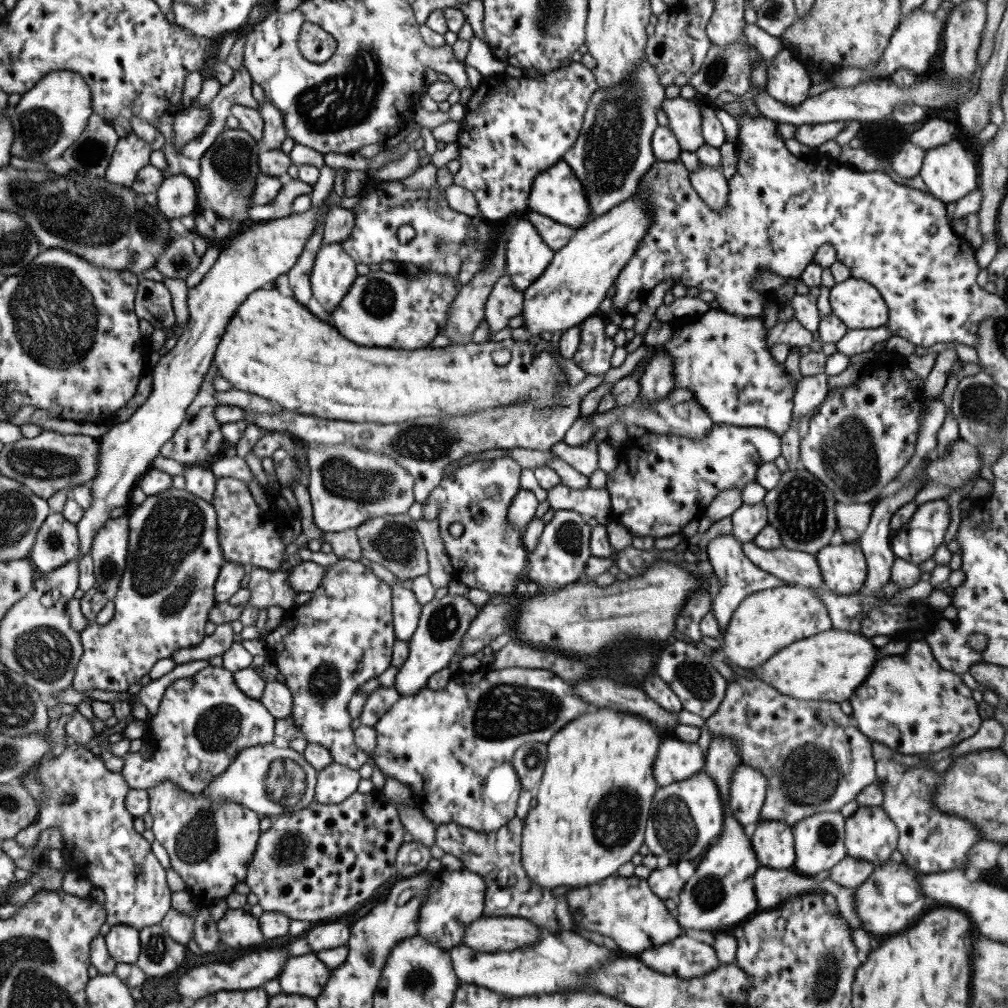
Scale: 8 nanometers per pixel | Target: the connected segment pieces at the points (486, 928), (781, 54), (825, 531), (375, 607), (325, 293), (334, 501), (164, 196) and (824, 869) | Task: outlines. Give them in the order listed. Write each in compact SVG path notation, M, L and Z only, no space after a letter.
M481 915L463 931L461 945L477 953L513 951L535 943L539 927L527 919Z
M789 49L778 51L768 62L764 92L787 106L794 107L809 97L809 74Z
M805 469L782 472L777 485L766 491L762 504L766 509L768 525L779 532L781 546L789 550L814 555L829 544L830 537L837 529L833 511L835 502L829 496L829 490Z
M339 559L325 568L319 588L311 592L307 601L286 612L280 624L265 636L264 644L270 659L283 676L285 686L291 691L289 717L300 729L301 738L309 744L324 746L333 763L358 770L369 755L354 743L351 717L346 708L355 689L370 678L377 679L390 665L392 646L396 641L392 632L391 589L358 561Z
M337 242L319 246L309 275L310 292L323 312L337 308L357 276L356 264Z
M337 444L327 447L307 447L305 456L309 467L306 490L312 507L312 522L323 533L356 529L363 522L373 518L403 515L414 502L413 477L387 455L371 450L363 451L355 445Z
M181 173L165 177L155 194L158 210L169 220L180 219L197 210L196 186Z
M840 811L820 812L797 821L792 827L794 842L794 869L801 876L814 876L822 881L829 870L845 858L843 846L844 818Z

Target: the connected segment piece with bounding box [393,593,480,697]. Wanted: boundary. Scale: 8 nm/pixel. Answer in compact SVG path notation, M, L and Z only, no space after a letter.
M449 593L439 599L433 597L431 601L421 605L416 630L408 640L407 658L399 665L393 683L400 697L413 696L421 688L425 688L432 674L447 666L455 651L459 650L459 643L463 642L463 634L479 609L466 596Z

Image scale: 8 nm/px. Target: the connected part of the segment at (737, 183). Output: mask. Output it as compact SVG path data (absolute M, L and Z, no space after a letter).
M744 111L743 115L741 115L741 121L739 121L738 136L736 139L737 165L735 166L734 174L726 182L728 188L727 200L725 200L725 206L721 206L721 210L711 210L697 196L695 189L690 185L690 181L688 180L688 172L681 162L655 162L641 176L636 190L639 191L637 195L641 195L645 199L645 203L647 203L647 211L651 215L651 226L647 228L643 240L639 242L639 246L635 248L635 252L633 252L631 258L627 260L627 264L621 268L621 272L615 278L615 294L611 300L614 310L621 313L627 302L635 299L644 299L659 281L671 279L673 280L673 284L680 282L687 289L695 287L700 291L711 291L715 295L713 302L715 308L721 308L729 314L747 318L763 318L765 316L763 312L764 305L771 300L771 295L761 295L750 288L758 272L769 271L777 274L779 277L797 278L807 264L812 262L816 248L822 244L829 243L835 249L836 260L849 268L851 277L863 279L880 293L888 308L888 320L885 326L891 332L891 335L901 336L901 338L905 338L905 340L908 340L914 346L928 348L929 346L933 346L933 344L937 344L937 342L953 341L975 348L975 345L977 345L979 323L983 322L983 319L987 317L991 317L997 321L1000 320L1000 317L1005 312L1005 302L1001 297L995 294L988 294L975 284L976 272L979 270L974 257L975 250L967 244L967 241L962 236L957 235L951 228L950 223L947 222L945 218L945 203L937 200L931 194L908 187L907 185L898 184L891 180L885 172L879 172L879 170L873 172L856 170L855 172L851 172L851 170L845 170L845 166L843 168L835 168L835 170L823 170L823 172L801 170L801 161L787 151L783 142L784 138L781 138L781 135L777 132L777 121L763 117L761 114L753 117L753 115L749 115L747 111Z

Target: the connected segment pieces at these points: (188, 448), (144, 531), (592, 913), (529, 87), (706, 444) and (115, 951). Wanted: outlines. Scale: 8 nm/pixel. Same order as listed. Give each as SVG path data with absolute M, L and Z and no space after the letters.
M211 363L209 370L207 370L203 378L203 382L199 386L199 390L197 390L197 394L195 394L195 398L191 400L186 408L183 422L179 424L173 436L161 446L159 455L173 459L184 466L205 465L207 461L217 456L223 436L221 436L221 422L217 422L215 416L213 416L215 407L221 405L219 400L215 400L215 396L213 396L215 390L213 390L211 384L211 380L216 374L217 370L215 370L215 366Z
M167 488L147 496L139 505L128 507L128 542L126 564L117 592L111 600L114 613L105 625L84 629L80 634L83 648L77 663L71 689L95 689L126 692L130 684L148 674L159 659L171 656L179 648L193 648L206 636L205 624L211 607L216 604L213 585L222 564L216 528L216 512L210 502L201 500L185 490Z
M611 875L596 883L573 888L564 896L567 909L571 913L573 931L595 931L613 940L617 948L625 952L641 952L665 944L682 934L677 920L665 909L663 900L651 892L646 879L635 875Z
M571 62L569 65L558 68L558 70L536 76L535 78L522 77L517 80L500 74L492 77L483 77L481 84L472 89L473 93L463 106L464 116L461 120L459 134L456 140L456 144L459 146L459 153L454 156L459 161L459 169L452 175L452 182L473 193L473 197L477 201L480 218L500 224L501 219L505 218L508 214L520 213L522 215L527 210L527 195L529 195L529 189L531 189L531 181L547 167L562 161L565 152L575 143L575 138L577 138L579 128L581 128L583 114L587 108L587 102L589 102L591 96L598 90L598 87L591 71L587 70L580 62Z
M713 424L703 440L691 440L677 435L657 435L648 432L629 440L617 466L606 473L605 496L610 499L611 519L627 529L634 537L661 539L681 532L691 518L701 518L706 505L719 492L737 488L755 481L755 469L780 455L780 436L767 428L738 427L731 424Z
M113 924L104 935L112 962L133 964L139 954L138 930L127 924Z

